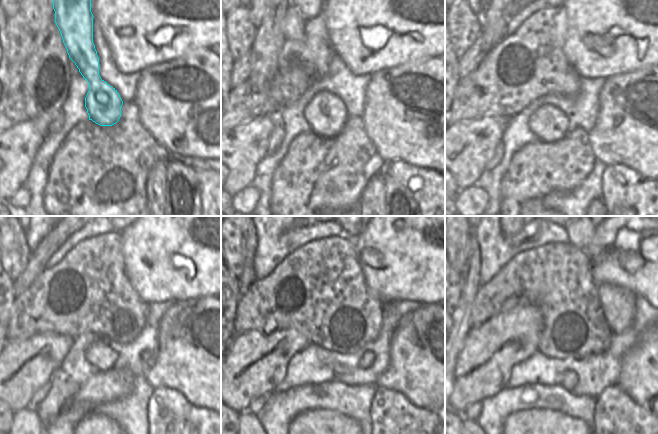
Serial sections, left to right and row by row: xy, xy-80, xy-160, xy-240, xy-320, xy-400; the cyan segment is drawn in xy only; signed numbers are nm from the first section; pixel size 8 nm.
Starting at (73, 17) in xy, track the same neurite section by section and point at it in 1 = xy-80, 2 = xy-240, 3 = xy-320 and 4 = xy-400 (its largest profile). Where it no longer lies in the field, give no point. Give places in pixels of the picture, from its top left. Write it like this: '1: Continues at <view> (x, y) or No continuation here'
1: Continues at xy-80 (326, 114)
2: Continues at xy-240 (100, 354)
3: Continues at xy-320 (337, 368)
4: Continues at xy-400 (569, 382).

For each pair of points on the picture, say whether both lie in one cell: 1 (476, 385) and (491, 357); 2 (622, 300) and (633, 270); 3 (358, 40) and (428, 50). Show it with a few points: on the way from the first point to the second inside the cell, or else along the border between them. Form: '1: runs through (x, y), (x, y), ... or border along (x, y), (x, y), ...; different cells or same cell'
1: runs through (476, 378), (484, 364); same cell
2: border along (603, 283), (619, 285), (636, 296); different cells
3: runs through (361, 62), (364, 63), (382, 50), (406, 50); same cell

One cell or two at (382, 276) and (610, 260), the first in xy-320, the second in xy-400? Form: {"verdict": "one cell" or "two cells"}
{"verdict": "one cell"}

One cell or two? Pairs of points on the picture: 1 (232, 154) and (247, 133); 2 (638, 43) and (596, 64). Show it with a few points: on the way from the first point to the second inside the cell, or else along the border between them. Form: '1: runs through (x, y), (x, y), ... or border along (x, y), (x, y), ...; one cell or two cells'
1: runs through (237, 149), (247, 138); one cell
2: runs through (628, 43), (619, 43), (606, 56); one cell

